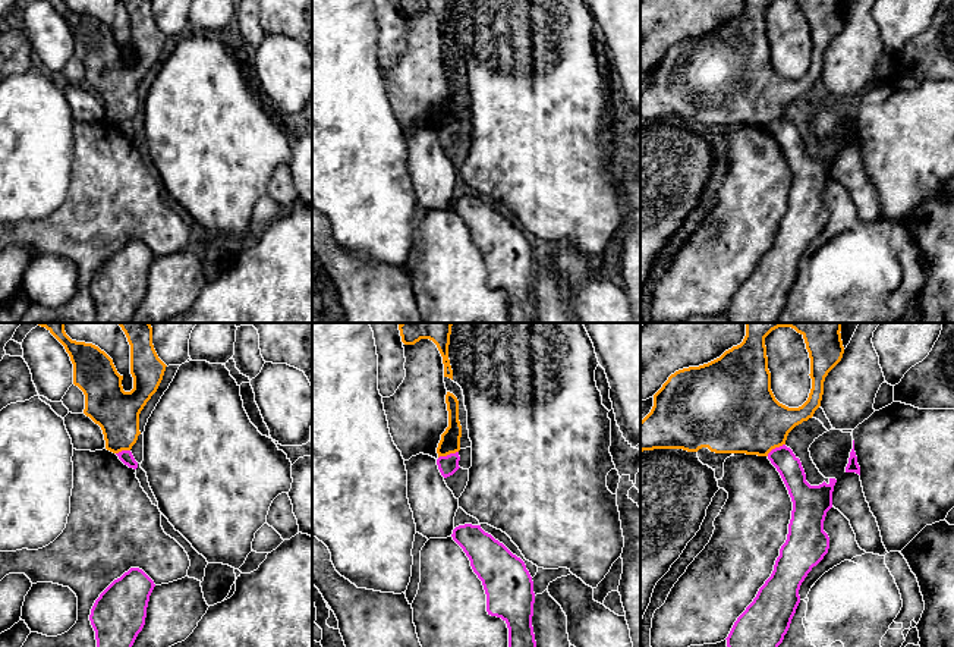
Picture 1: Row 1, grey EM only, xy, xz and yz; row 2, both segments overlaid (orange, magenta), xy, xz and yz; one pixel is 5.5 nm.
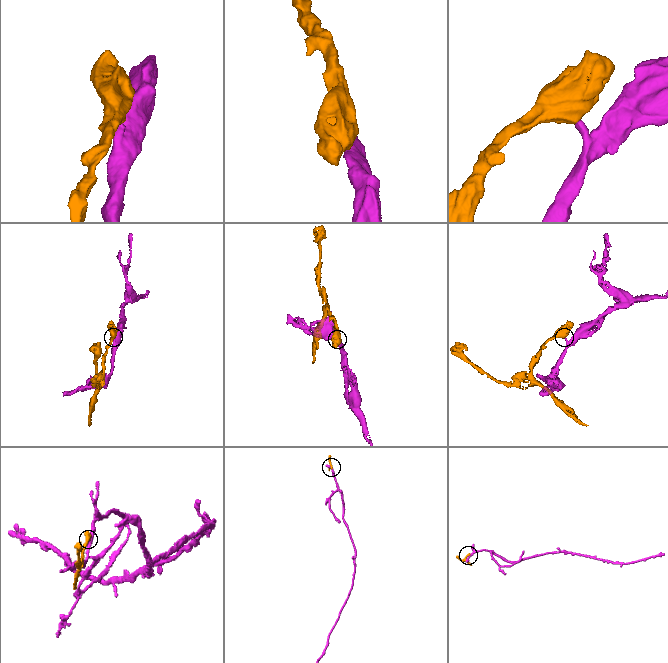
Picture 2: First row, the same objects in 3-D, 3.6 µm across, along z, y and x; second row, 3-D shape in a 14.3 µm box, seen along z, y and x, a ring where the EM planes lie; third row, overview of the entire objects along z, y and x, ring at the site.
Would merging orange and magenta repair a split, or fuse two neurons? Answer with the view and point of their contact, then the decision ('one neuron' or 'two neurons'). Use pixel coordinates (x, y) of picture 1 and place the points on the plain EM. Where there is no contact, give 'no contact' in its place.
contact xz (447, 125); two neurons

